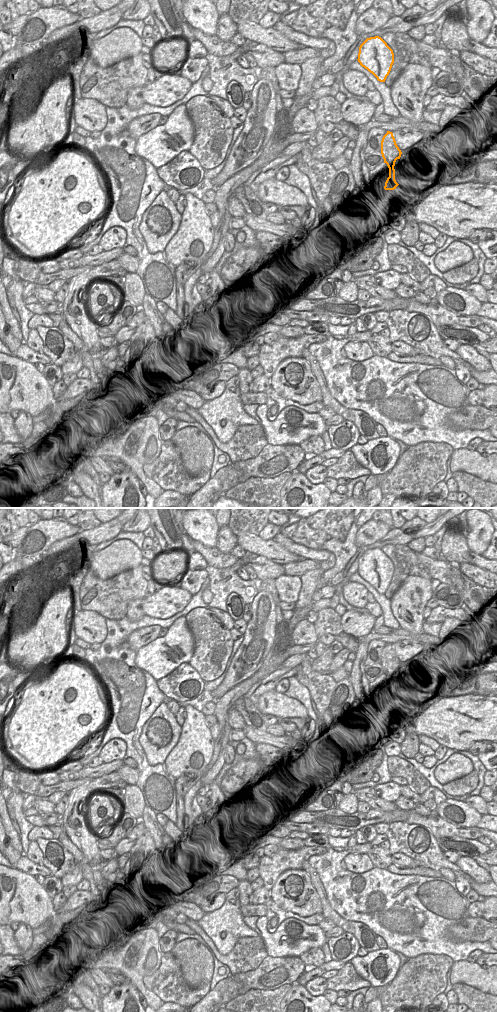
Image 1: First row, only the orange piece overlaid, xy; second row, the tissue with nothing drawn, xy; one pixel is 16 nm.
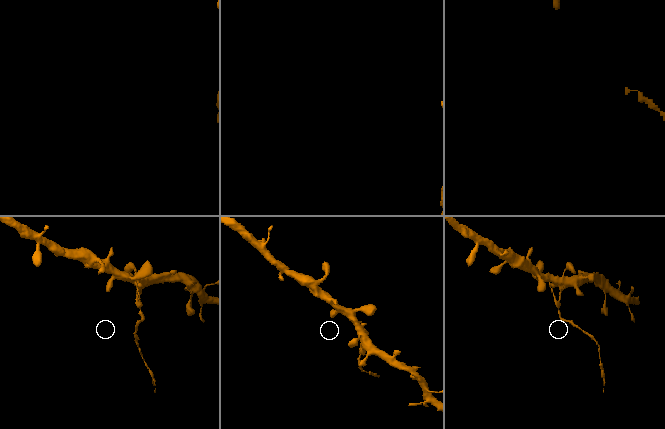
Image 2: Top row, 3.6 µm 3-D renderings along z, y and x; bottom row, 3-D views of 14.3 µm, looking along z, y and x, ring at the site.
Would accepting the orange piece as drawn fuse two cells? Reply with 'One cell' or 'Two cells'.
Two cells

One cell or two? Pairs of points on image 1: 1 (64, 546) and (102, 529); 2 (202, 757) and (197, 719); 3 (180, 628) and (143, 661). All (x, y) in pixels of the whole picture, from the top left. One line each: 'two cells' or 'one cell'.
1: one cell
2: one cell
3: one cell

